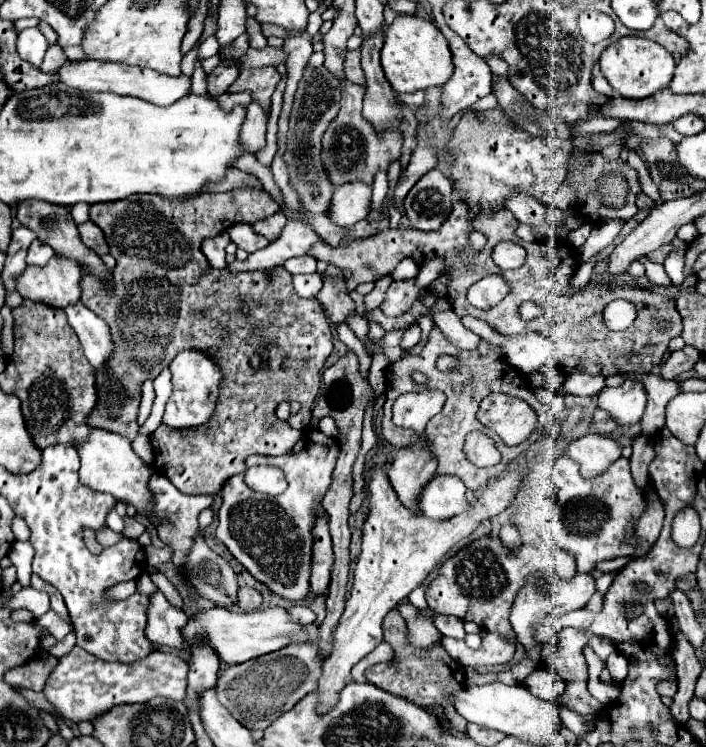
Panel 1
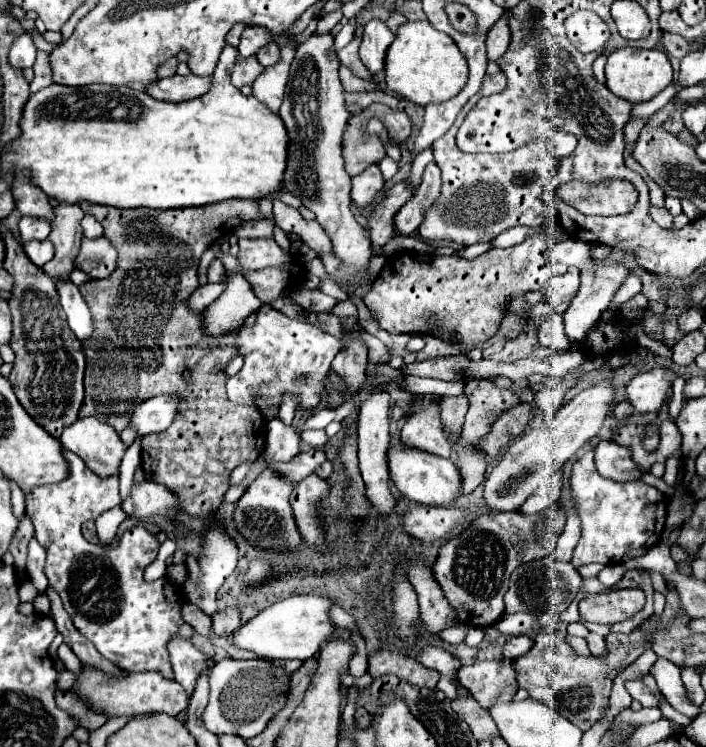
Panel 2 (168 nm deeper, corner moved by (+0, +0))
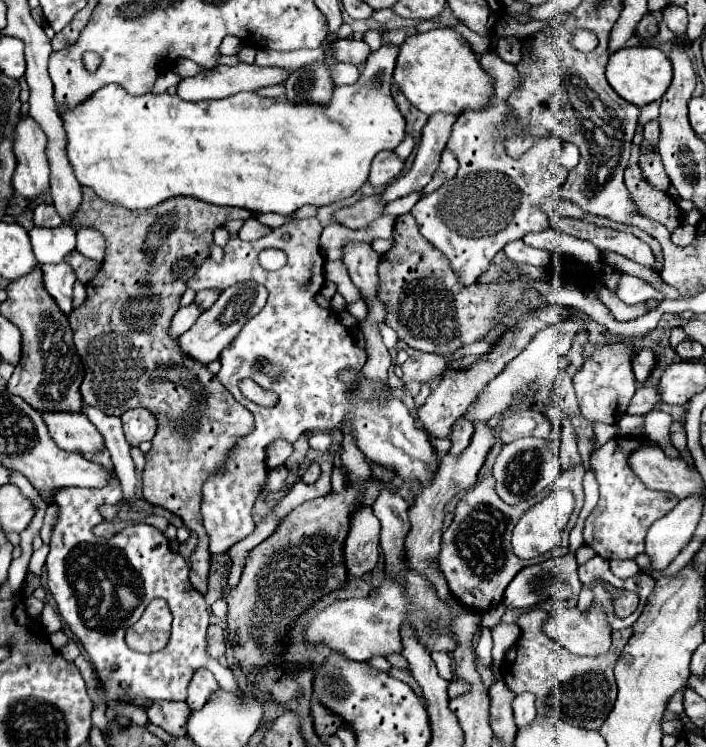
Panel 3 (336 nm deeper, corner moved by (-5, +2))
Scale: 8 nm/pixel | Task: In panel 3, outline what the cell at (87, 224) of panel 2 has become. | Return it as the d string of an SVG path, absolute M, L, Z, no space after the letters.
M79 229L77 231L77 251L89 259L103 261L105 239L97 229Z

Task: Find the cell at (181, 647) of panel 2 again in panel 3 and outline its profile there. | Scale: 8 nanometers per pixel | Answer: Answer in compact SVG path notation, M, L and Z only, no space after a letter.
M209 669L195 671L195 675L189 683L189 697L187 697L187 705L191 707L191 711L199 711L209 701L211 693L215 693L217 689L219 689L219 685Z

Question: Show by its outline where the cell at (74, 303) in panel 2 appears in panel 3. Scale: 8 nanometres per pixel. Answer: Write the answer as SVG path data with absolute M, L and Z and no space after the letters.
M55 263L55 265L41 265L41 271L45 291L55 299L55 303L63 313L71 313L73 285L77 281L71 267L67 263Z

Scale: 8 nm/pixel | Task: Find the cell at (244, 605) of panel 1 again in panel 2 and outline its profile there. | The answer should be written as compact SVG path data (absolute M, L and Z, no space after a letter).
M226 607L220 613L212 615L212 629L220 637L228 637L240 625L240 607Z

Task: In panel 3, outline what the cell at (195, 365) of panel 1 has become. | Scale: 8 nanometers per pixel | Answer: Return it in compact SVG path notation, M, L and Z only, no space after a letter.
M129 409L121 415L123 433L131 447L139 445L141 441L151 441L155 435L155 417L147 409Z

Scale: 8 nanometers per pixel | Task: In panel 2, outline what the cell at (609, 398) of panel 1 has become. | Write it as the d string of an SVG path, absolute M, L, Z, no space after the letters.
M652 369L638 373L626 385L626 399L632 403L636 413L656 413L666 399L666 391L672 385L674 373L670 369Z

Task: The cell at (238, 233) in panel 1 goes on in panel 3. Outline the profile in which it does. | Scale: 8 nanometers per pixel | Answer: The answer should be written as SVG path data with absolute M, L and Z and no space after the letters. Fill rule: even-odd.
M315 217L311 219L291 219L289 223L273 229L271 233L267 233L265 237L257 239L257 241L241 241L241 239L231 239L225 247L223 247L223 261L217 263L211 257L203 259L203 263L197 267L195 275L187 281L187 285L195 291L201 289L219 289L224 291L235 283L243 281L257 281L261 285L267 287L269 291L269 301L263 307L263 311L259 315L255 315L251 321L247 321L247 325L241 329L241 333L237 335L237 339L231 341L231 345L227 349L221 351L219 361L221 361L221 369L215 375L225 387L227 391L241 403L245 405L253 417L255 417L255 429L251 435L243 437L233 449L229 459L225 461L223 469L217 471L215 475L211 475L205 485L203 485L203 501L201 501L201 517L203 517L203 527L209 535L209 551L213 555L219 553L227 553L237 541L241 541L243 537L247 537L253 529L255 523L251 519L251 509L255 499L261 495L263 485L267 481L267 477L259 477L259 475L267 475L267 467L265 463L265 447L275 441L275 439L285 439L289 443L295 443L301 433L305 431L327 431L327 433L335 433L335 431L343 431L349 423L351 435L353 435L353 443L363 451L363 455L375 463L379 463L385 469L395 471L399 477L403 479L411 479L417 483L427 483L431 481L431 475L435 475L439 463L437 463L437 455L435 449L429 443L429 437L425 435L425 431L415 429L413 417L409 415L407 407L397 399L397 397L387 397L381 399L379 397L379 383L369 381L363 377L361 369L367 361L367 353L363 349L359 349L349 333L349 329L337 319L337 313L321 307L315 301L315 295L321 291L323 283L325 283L325 275L323 275L323 253L321 253L321 237L323 227L319 225L319 221ZM283 233L289 233L289 241L283 241ZM263 249L281 249L287 255L287 263L283 269L279 271L265 271L259 265L259 253ZM341 371L355 371L355 383L343 383L343 379L339 379ZM251 377L255 379L261 387L277 391L279 393L279 403L275 407L259 407L253 405L251 401L247 401L241 391L237 389L239 381Z

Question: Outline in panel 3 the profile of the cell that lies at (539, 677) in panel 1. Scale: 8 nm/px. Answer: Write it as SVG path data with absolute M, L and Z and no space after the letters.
M531 693L517 695L511 701L511 707L513 707L513 715L515 715L515 725L517 725L519 731L525 729L537 715L537 711L535 711L535 697Z

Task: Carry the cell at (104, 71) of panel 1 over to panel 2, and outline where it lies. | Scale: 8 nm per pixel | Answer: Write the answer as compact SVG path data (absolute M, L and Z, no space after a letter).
M172 75L166 79L156 79L154 83L146 85L146 93L160 101L180 103L190 101L192 97L200 97L210 89L212 77L198 77L198 75Z

